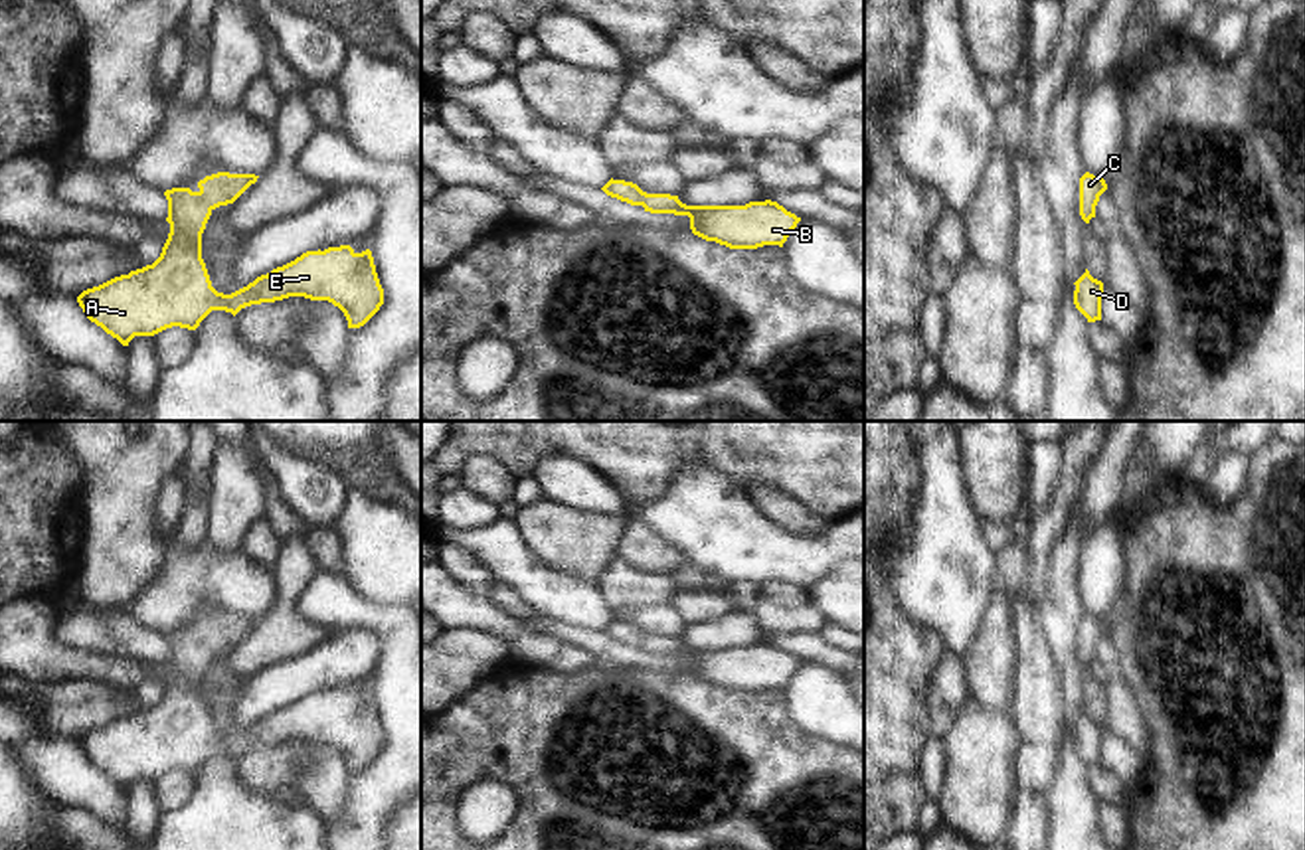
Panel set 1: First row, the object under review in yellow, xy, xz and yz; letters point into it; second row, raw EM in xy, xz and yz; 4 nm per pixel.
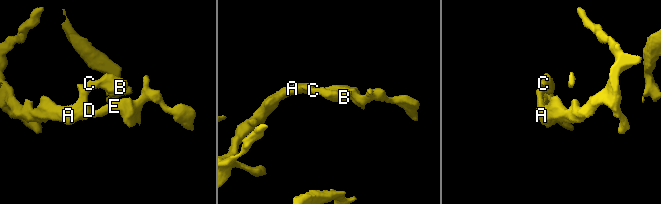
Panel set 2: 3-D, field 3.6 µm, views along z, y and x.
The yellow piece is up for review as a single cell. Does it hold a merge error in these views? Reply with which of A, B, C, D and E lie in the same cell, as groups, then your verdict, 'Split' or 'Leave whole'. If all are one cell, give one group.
Groups: A B C D E. Leave whole.

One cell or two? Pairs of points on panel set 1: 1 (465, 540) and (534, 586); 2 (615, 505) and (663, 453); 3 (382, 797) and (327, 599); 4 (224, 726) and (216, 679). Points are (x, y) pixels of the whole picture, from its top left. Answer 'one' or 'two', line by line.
1: one
2: two
3: one
4: one

